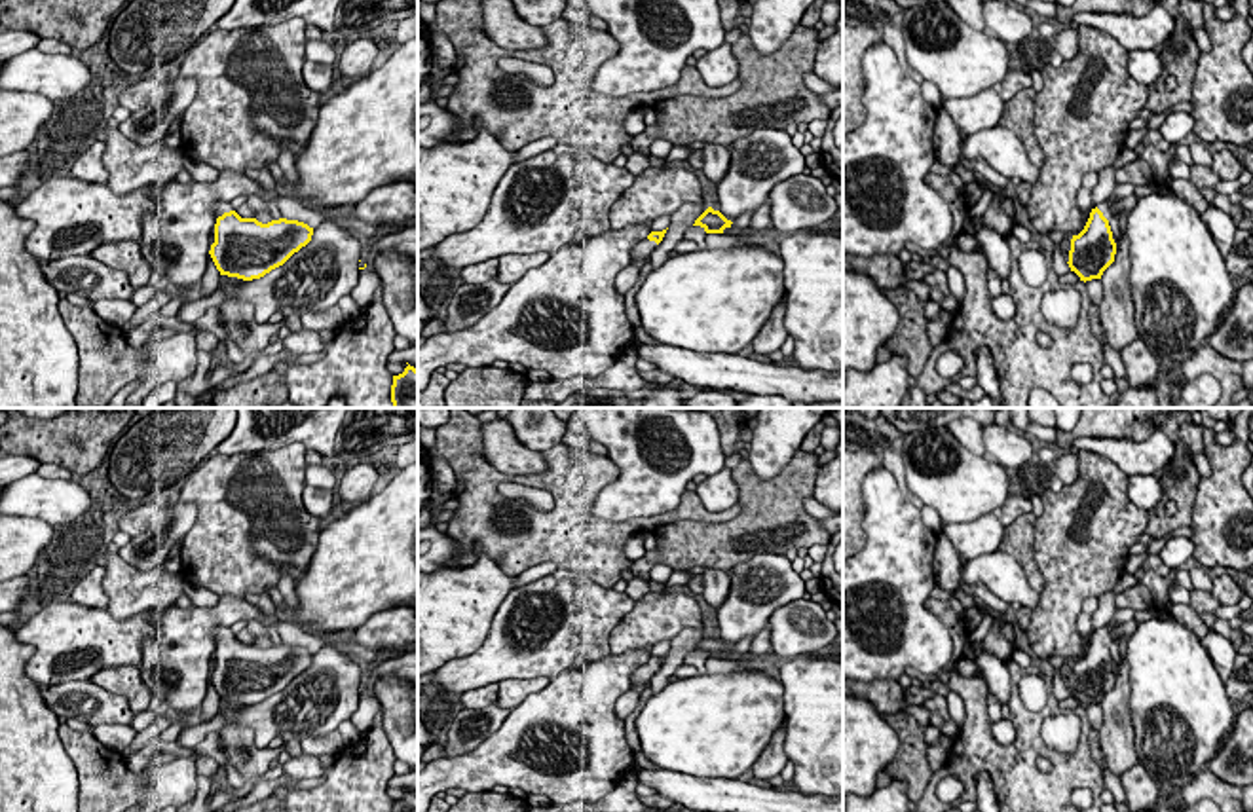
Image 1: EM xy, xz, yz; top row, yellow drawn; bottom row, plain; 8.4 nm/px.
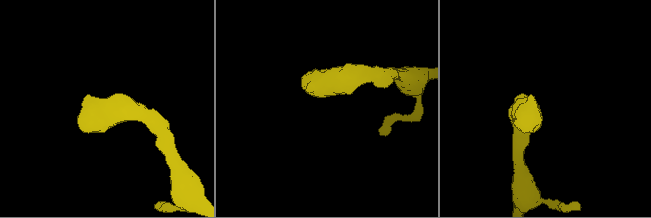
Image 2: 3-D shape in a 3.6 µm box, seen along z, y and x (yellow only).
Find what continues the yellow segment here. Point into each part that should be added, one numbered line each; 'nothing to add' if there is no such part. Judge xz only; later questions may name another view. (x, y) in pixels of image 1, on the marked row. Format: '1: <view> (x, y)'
1: xz (642, 251)

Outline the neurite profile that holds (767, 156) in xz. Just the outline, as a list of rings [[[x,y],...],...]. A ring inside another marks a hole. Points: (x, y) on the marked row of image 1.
[[[754,129],[733,142],[727,175],[716,184],[720,212],[737,220],[767,203],[775,184],[801,175],[805,156],[780,129]]]

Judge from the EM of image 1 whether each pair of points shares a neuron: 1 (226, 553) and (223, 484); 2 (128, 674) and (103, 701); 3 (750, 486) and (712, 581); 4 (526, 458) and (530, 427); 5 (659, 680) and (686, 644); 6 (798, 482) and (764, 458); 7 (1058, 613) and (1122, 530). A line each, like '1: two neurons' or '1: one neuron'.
1: one neuron
2: two neurons
3: two neurons
4: two neurons
5: one neuron
6: two neurons
7: one neuron

